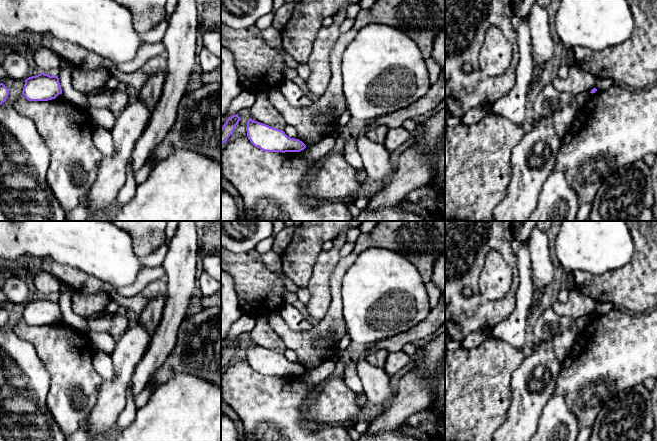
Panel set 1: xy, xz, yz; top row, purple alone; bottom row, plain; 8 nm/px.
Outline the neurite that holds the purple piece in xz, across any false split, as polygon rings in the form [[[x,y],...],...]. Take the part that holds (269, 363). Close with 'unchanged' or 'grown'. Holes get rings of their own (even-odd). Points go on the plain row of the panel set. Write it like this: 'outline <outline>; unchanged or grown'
outline [[[249,343],[246,350],[250,366],[265,376],[300,376],[306,369],[299,363],[288,361],[284,355]]]; unchanged

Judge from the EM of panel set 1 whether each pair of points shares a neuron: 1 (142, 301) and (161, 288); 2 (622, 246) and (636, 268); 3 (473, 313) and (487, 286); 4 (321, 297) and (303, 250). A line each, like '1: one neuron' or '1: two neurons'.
1: one neuron
2: two neurons
3: two neurons
4: two neurons

